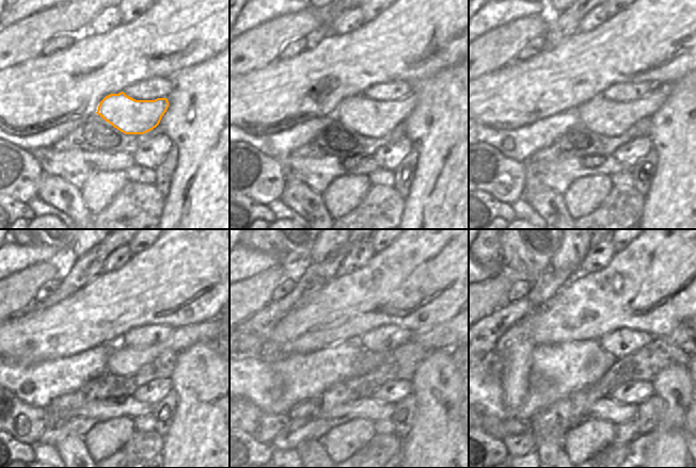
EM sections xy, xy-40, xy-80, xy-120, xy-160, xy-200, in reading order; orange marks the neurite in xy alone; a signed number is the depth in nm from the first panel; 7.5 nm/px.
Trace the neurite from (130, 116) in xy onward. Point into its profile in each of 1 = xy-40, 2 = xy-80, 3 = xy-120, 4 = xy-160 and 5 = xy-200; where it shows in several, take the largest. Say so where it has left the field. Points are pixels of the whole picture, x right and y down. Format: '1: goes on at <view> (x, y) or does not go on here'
1: goes on at xy-40 (368, 117)
2: goes on at xy-80 (602, 116)
3: goes on at xy-120 (122, 360)
4: goes on at xy-160 (446, 335)
5: goes on at xy-200 (685, 337)

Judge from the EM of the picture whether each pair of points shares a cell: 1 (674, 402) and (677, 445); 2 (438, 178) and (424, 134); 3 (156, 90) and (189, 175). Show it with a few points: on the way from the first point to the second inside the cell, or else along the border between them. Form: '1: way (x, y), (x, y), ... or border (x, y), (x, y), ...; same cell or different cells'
1: way (674, 413), (674, 434); same cell
2: way (438, 167), (438, 148), (434, 145); same cell
3: border (171, 79), (172, 91), (165, 97); different cells

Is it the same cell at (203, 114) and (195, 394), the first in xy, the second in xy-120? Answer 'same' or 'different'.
same

